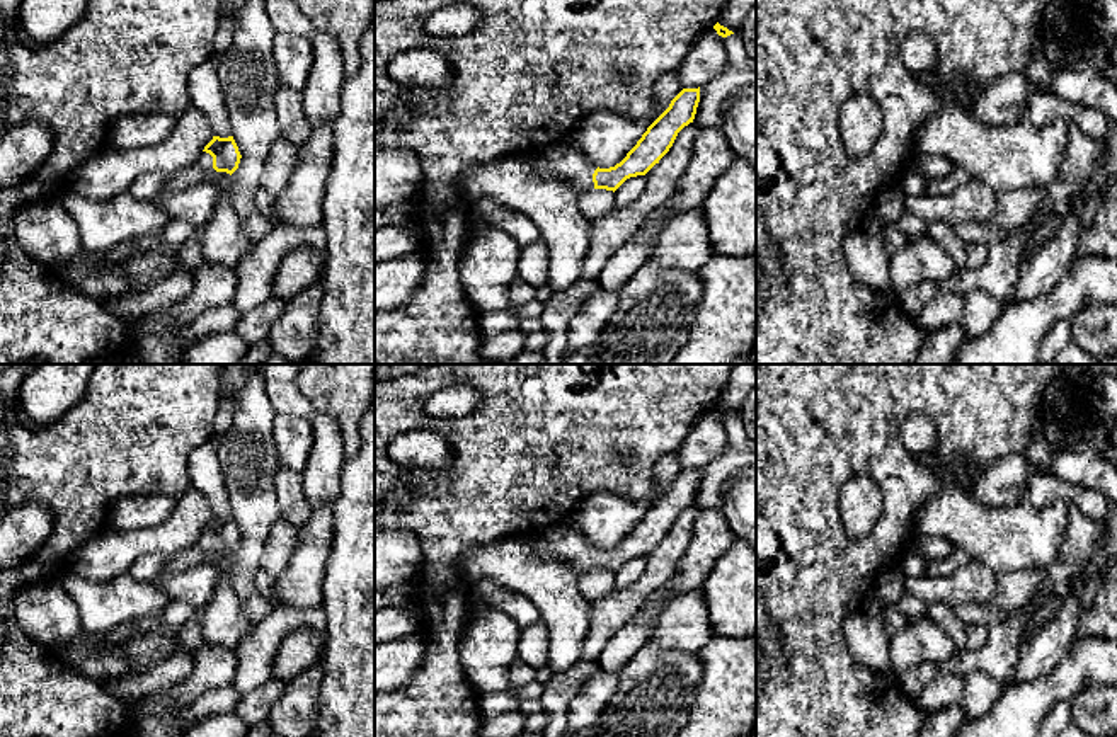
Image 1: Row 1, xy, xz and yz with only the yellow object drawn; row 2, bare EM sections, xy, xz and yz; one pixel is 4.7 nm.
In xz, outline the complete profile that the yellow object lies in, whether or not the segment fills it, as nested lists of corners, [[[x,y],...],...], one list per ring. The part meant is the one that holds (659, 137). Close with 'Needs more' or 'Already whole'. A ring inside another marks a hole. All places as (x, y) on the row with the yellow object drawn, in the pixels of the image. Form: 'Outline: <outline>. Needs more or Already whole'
Outline: [[[683,89],[669,107],[647,128],[627,157],[610,169],[596,167],[572,141],[528,153],[541,179],[572,180],[579,189],[616,191],[627,179],[645,175],[669,151],[678,133],[693,123],[700,102],[698,89]]]. Needs more

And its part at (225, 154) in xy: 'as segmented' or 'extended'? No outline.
extended

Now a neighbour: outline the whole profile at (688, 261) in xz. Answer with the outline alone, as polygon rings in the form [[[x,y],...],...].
[[[700,208],[671,218],[657,233],[650,260],[698,272],[712,257],[710,231]]]

